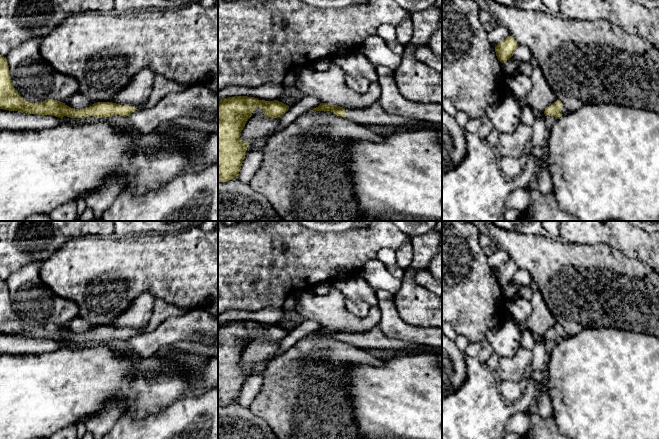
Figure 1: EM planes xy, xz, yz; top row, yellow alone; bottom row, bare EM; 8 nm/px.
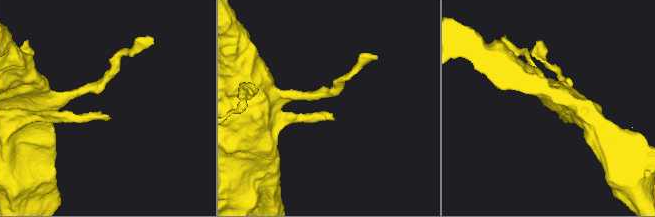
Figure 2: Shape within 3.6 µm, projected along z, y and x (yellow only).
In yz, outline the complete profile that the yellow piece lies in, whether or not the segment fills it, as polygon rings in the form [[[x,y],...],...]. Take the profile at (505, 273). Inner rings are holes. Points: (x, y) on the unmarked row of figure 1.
[[[508,260],[506,263],[502,264],[498,269],[495,271],[495,276],[498,284],[503,287],[509,284],[516,272],[518,271],[518,267],[512,260]]]

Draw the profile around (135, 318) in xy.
[[[140,293],[128,306],[120,313],[109,326],[121,330],[131,330],[142,332],[151,318],[156,297],[150,293]]]

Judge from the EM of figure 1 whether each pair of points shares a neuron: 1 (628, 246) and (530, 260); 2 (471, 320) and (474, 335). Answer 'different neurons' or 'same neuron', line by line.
1: different neurons
2: same neuron

